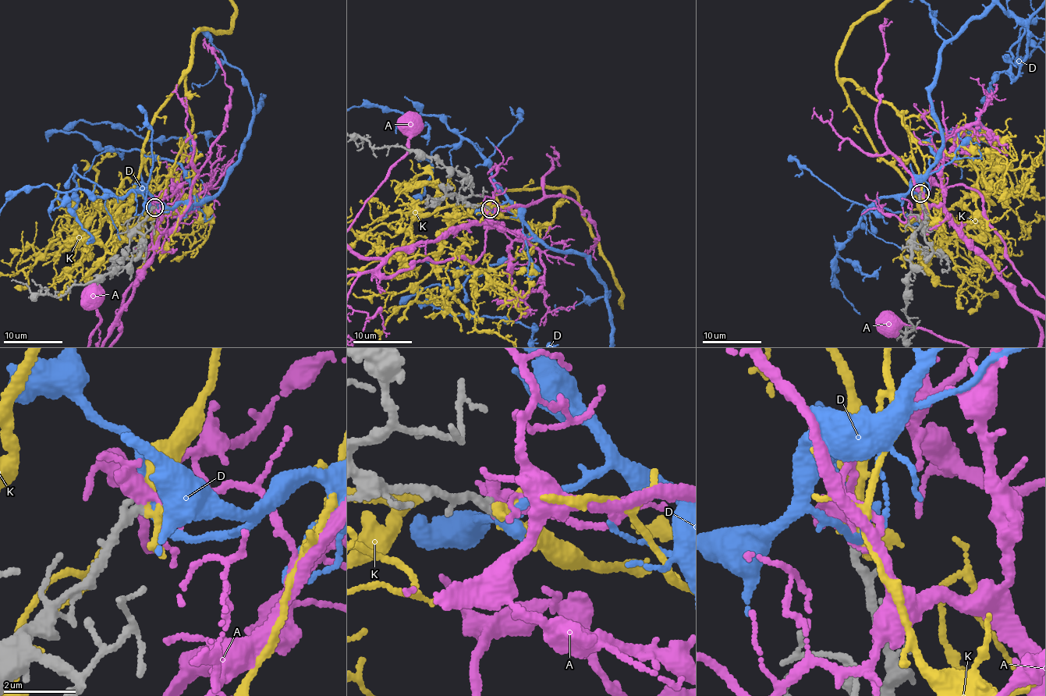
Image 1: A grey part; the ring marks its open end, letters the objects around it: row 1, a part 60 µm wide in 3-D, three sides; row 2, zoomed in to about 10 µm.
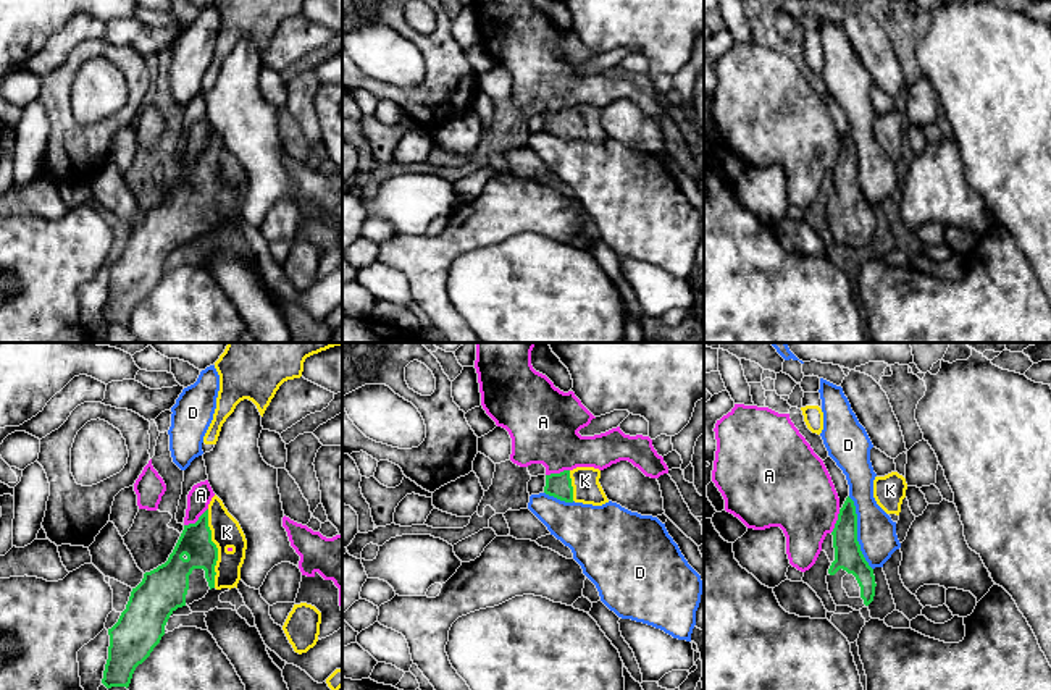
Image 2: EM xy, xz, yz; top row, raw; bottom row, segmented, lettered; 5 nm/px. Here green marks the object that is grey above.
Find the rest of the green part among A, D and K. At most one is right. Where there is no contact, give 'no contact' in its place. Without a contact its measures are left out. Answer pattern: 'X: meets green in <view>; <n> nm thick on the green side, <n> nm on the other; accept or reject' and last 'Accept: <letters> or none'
A: meets green in xy; 160 nm thick on the green side, 120 nm on the other; reject
D: meets green in yz; 140 nm thick on the green side, 190 nm on the other; reject
K: meets green in xy; 160 nm thick on the green side, 150 nm on the other; accept
Accept: K

